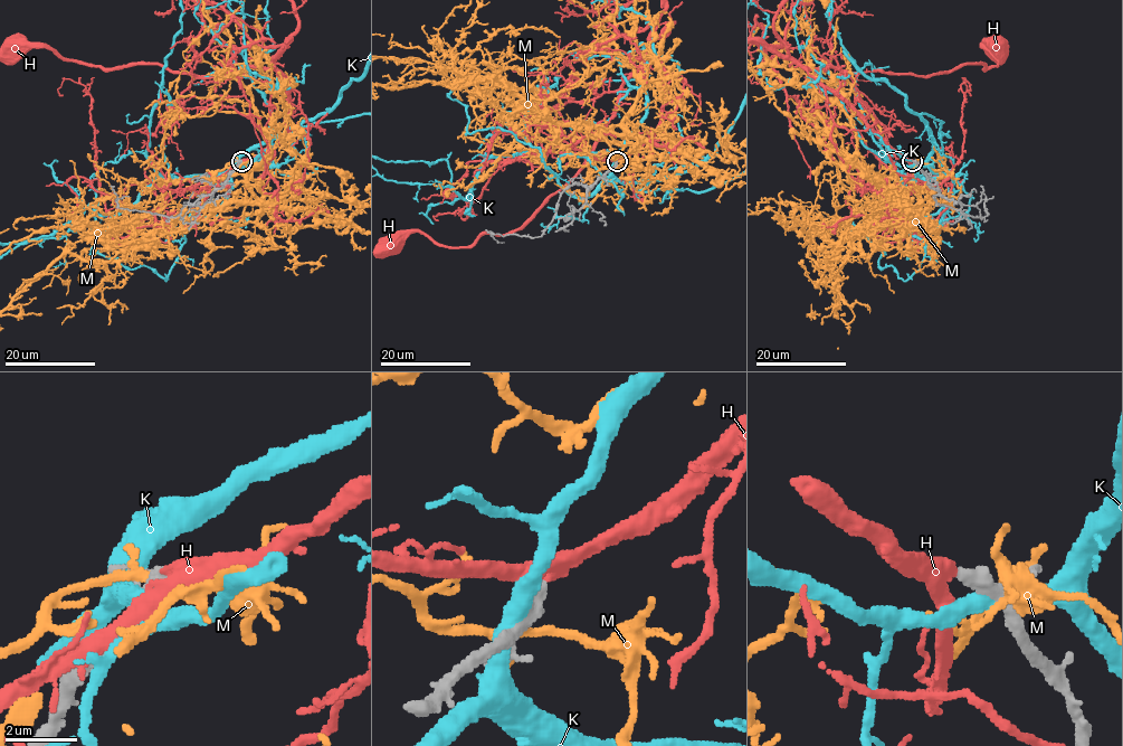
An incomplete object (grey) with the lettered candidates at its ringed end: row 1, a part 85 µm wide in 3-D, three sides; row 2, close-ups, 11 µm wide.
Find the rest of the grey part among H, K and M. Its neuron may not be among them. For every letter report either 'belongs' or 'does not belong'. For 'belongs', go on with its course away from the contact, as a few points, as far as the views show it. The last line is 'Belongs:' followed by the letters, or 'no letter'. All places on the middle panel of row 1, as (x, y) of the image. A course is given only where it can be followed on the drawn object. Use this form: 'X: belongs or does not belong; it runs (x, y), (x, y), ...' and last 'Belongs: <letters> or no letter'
H: belongs
K: does not belong
M: does not belong
Belongs: H

